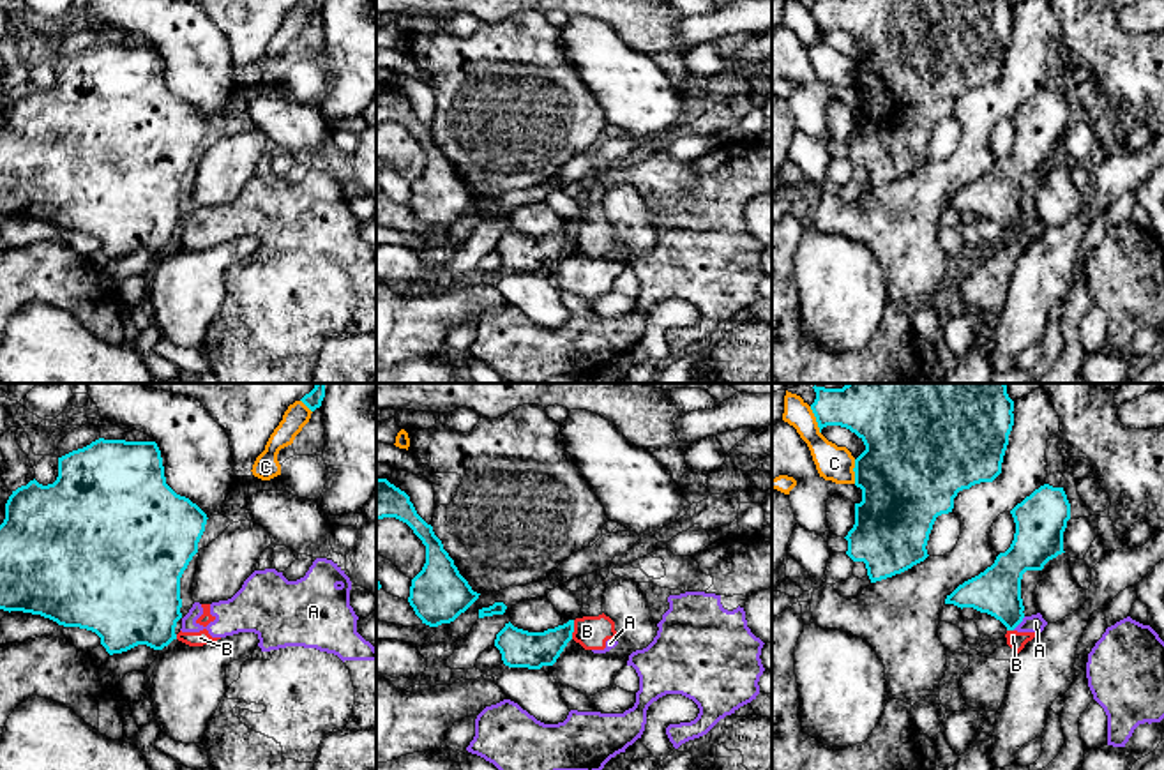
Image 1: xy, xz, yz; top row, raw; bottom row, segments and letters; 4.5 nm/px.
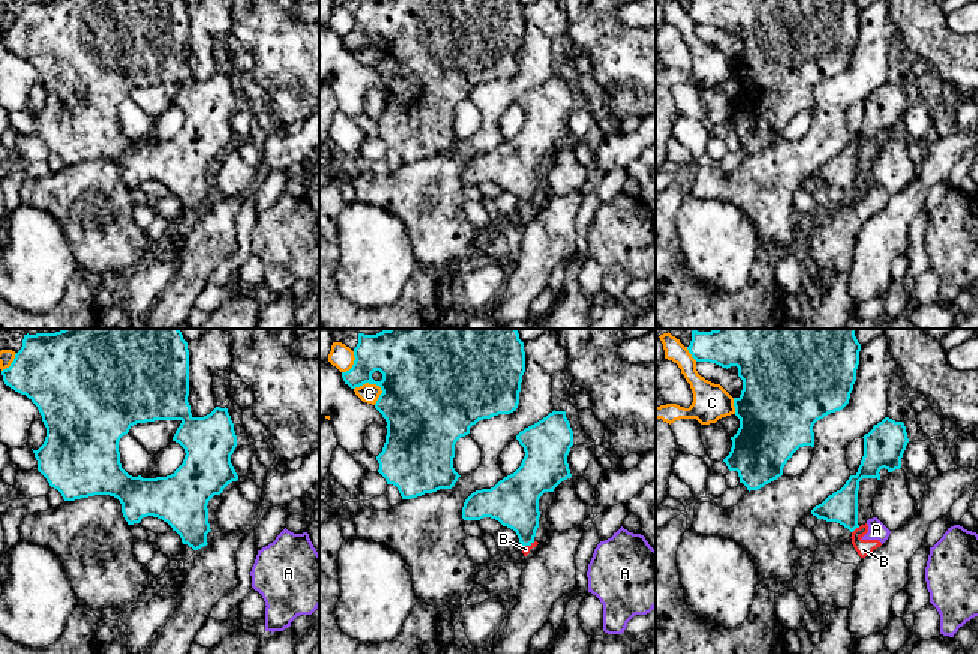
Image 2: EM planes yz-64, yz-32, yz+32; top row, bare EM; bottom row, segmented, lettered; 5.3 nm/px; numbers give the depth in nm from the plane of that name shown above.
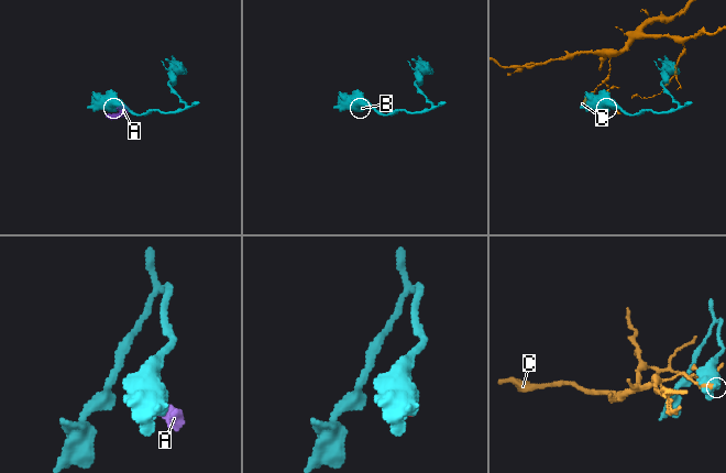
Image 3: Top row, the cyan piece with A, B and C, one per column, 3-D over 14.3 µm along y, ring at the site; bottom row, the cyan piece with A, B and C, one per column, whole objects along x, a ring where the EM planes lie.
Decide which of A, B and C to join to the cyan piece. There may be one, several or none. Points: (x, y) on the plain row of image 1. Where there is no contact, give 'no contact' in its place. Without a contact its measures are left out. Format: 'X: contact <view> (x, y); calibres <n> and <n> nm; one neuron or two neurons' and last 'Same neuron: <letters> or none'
A: contact yz (1018, 228); calibres 220 and 80 nm; two neurons
B: contact xz (573, 234); calibres 170 and 150 nm; two neurons
C: contact yz (816, 25); calibres 200 and 160 nm; two neurons
Same neuron: none

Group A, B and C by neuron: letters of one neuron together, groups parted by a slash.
A B / C

